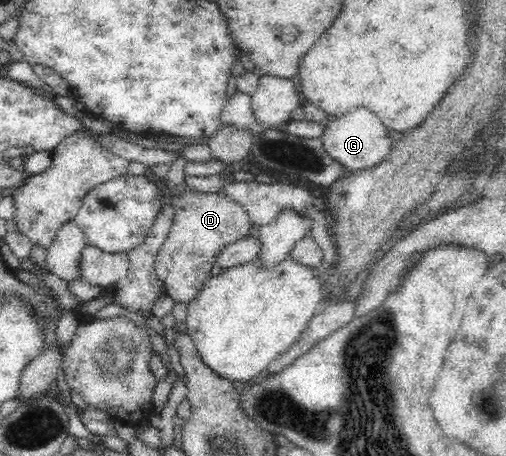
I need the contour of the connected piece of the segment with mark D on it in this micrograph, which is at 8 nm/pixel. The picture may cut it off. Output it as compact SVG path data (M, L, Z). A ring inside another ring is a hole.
M187 190L187 193L173 198L173 210L177 211L177 217L157 255L156 274L164 285L165 294L170 295L175 302L188 304L199 293L201 285L212 277L209 270L221 252L220 248L237 239L247 238L254 233L254 229L239 204L227 197L222 199L216 193L201 195Z

